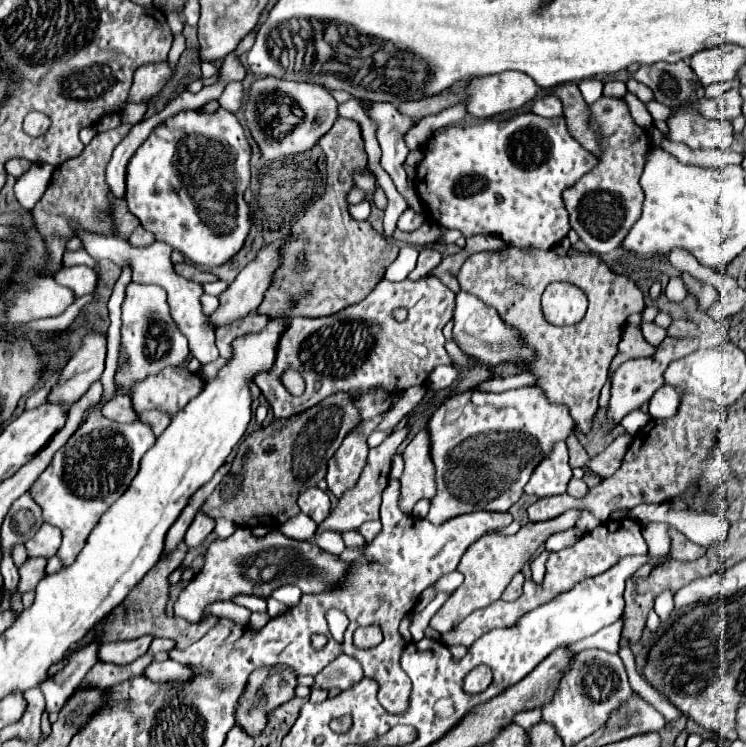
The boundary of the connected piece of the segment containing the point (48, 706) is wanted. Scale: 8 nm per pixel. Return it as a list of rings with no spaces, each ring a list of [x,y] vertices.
[[[91,642],[83,648],[73,648],[67,654],[67,664],[57,674],[49,676],[39,688],[45,696],[45,712],[59,712],[75,688],[83,682],[85,674],[99,662],[99,642]]]

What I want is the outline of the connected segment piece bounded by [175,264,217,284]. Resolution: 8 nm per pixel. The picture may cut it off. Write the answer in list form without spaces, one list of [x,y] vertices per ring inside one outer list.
[[[191,264],[175,266],[175,270],[177,270],[179,276],[185,276],[185,278],[189,278],[189,280],[193,280],[193,282],[199,282],[199,284],[205,284],[205,282],[213,282],[213,280],[217,280],[213,274],[203,272],[203,270],[199,270],[199,268],[191,266]]]

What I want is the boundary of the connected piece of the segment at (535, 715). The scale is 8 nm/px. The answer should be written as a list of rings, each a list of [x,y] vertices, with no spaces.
[[[533,708],[529,712],[521,712],[521,716],[515,716],[513,722],[517,722],[519,726],[531,730],[535,724],[539,724],[539,720],[541,720],[541,712],[537,708]]]

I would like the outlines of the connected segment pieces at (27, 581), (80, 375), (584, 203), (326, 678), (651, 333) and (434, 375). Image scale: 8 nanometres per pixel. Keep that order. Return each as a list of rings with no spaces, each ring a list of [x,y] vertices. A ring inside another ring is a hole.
[[[29,558],[21,568],[21,580],[17,586],[19,594],[25,594],[29,590],[35,590],[35,586],[39,584],[39,580],[45,576],[45,566],[47,566],[47,558]]]
[[[89,332],[83,346],[73,354],[73,358],[63,368],[57,384],[51,388],[47,402],[59,404],[63,408],[79,400],[87,388],[101,378],[105,368],[105,336]]]
[[[601,98],[601,102],[595,102],[589,108],[593,124],[603,134],[605,154],[599,158],[595,172],[583,176],[579,184],[563,192],[563,200],[569,210],[571,228],[591,250],[597,250],[595,254],[607,254],[621,246],[623,238],[641,216],[645,192],[639,178],[643,174],[645,154],[651,148],[651,142],[647,130],[633,122],[629,106],[623,98]]]
[[[337,656],[331,664],[327,664],[315,676],[311,690],[317,690],[317,688],[321,688],[321,690],[331,690],[331,688],[347,690],[353,684],[357,684],[361,678],[363,678],[363,670],[355,658]]]
[[[651,322],[651,324],[641,324],[641,332],[643,332],[643,336],[649,340],[649,344],[653,344],[653,346],[659,346],[659,344],[663,342],[663,338],[667,336],[665,328],[657,326],[655,322]]]
[[[439,366],[429,374],[429,378],[425,380],[425,386],[437,392],[437,390],[443,390],[443,388],[451,386],[451,382],[455,378],[457,378],[457,370],[453,366]]]

